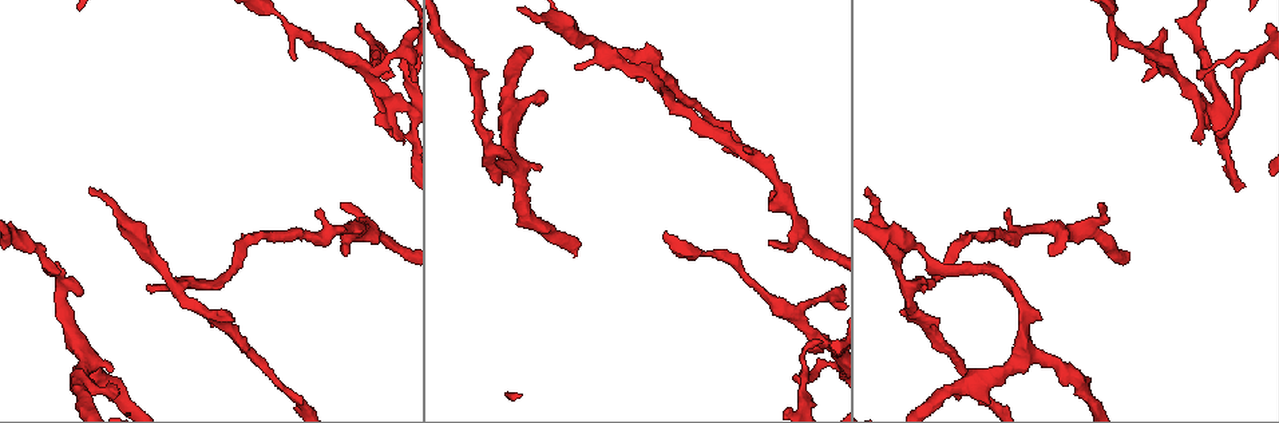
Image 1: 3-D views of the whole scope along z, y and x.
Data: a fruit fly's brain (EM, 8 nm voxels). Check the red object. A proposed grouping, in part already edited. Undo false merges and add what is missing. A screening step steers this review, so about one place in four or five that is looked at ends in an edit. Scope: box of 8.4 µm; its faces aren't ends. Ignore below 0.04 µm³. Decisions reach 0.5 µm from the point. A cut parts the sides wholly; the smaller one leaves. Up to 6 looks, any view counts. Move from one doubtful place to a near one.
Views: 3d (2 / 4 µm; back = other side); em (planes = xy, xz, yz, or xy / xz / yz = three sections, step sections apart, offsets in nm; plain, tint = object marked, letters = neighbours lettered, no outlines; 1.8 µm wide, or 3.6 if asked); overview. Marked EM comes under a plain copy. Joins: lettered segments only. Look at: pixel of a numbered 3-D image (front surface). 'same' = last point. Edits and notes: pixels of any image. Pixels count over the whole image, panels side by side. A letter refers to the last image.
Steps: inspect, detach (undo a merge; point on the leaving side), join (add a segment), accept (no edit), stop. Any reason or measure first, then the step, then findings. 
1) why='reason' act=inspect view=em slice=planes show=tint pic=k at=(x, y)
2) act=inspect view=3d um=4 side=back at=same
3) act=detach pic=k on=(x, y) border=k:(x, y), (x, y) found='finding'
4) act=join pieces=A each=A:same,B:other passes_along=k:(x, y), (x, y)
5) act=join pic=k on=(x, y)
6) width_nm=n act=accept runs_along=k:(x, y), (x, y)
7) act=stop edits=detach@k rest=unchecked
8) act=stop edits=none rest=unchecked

act=inspect view=em slice=planes show=letters pic=1 at=(809, 335)

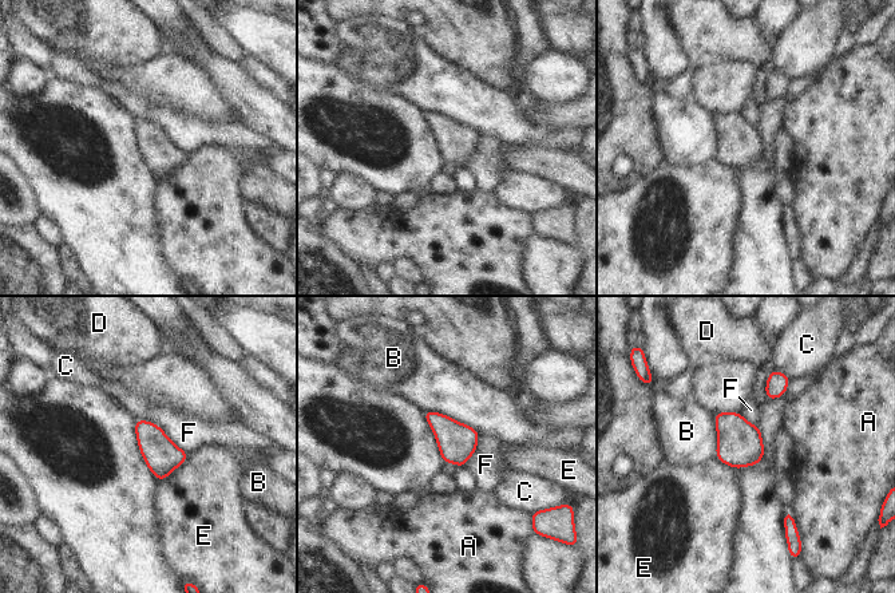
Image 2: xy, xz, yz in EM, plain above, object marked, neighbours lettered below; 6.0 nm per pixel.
act=accept each=A:other,B:other,C:other,D:other,E:other,F:other border=2:(135, 418), (154, 422), (187, 453) found='all the same cell'

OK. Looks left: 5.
why='free end' act=inspect view=em slice=xz step=8 show=letters pic=1 at=(1050, 253)

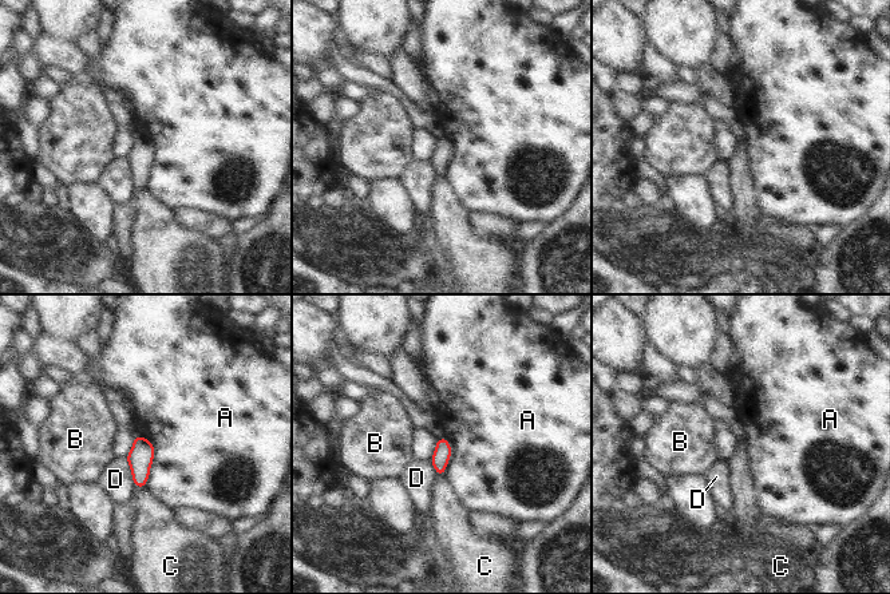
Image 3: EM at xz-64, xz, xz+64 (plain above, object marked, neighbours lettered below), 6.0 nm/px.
why='cut it another way' act=inspect view=em slice=planes show=letters at=same

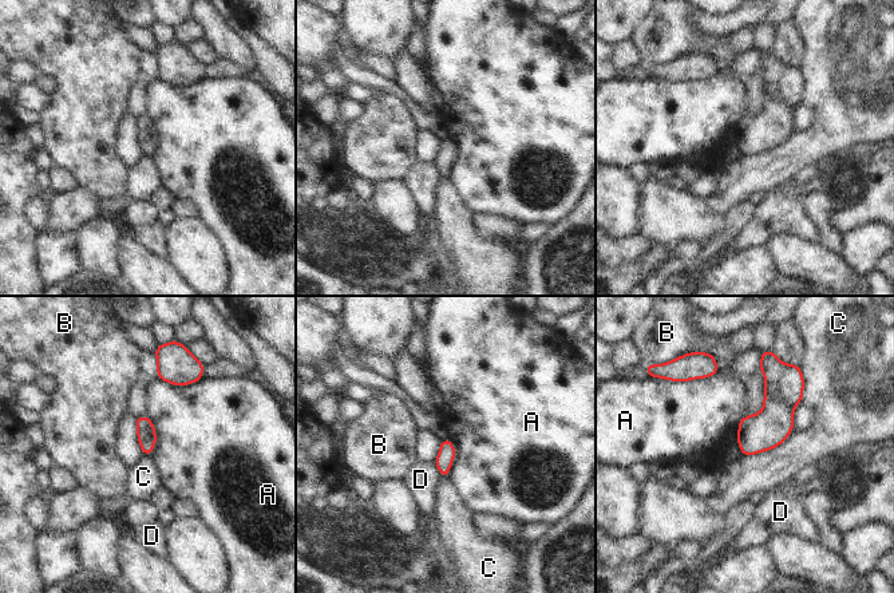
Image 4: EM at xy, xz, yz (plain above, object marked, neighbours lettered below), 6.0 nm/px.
act=accept each=A:other,B:other,C:other,D:other found='no lettered segment goes on from it'

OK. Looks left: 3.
why='arms part here' act=inspect view=em slice=yz step=16 show=tint pic=1 at=(603, 52)

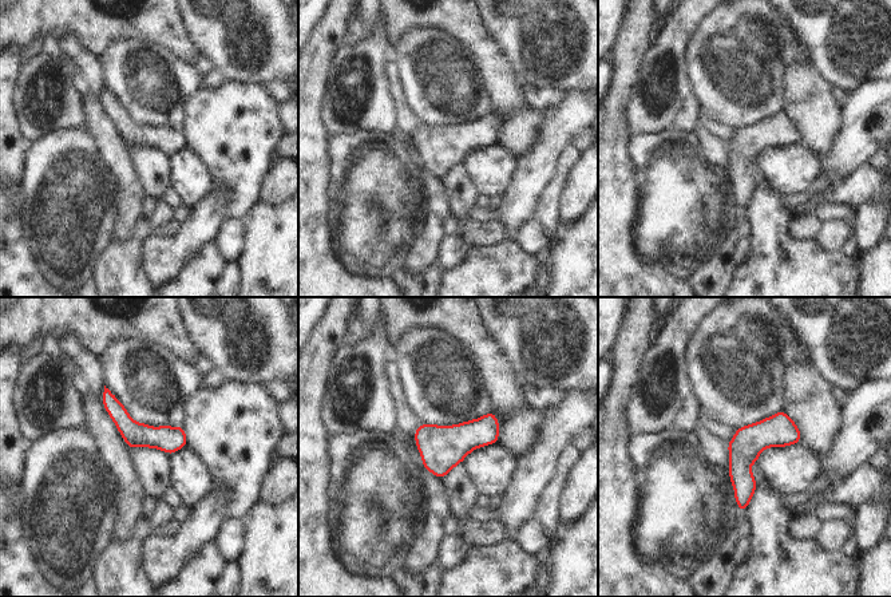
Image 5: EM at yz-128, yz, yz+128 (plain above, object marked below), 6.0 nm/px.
act=inspect view=em slice=planes show=letters at=same

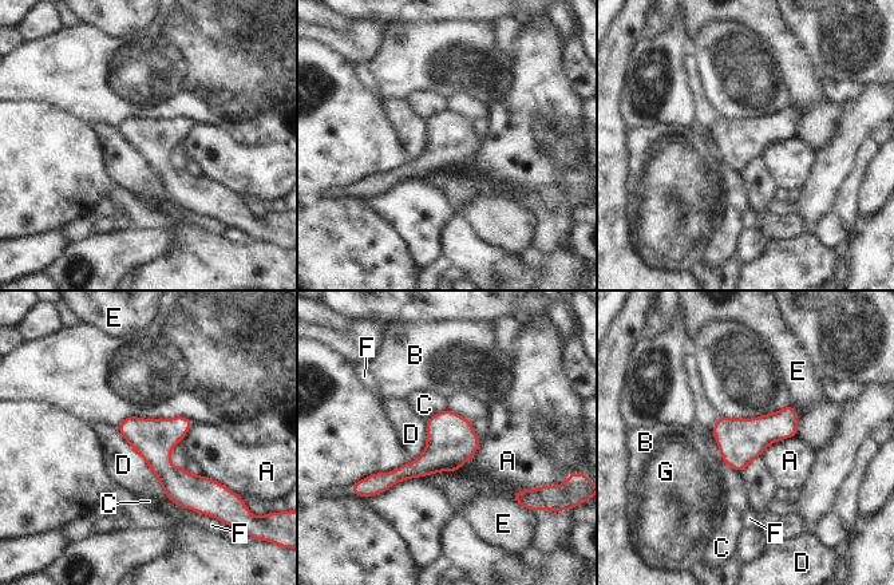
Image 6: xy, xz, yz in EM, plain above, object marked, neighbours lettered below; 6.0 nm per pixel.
act=accept each=A:other,B:other,C:other,D:other,E:other,F:other,G:other found='all the same cell'

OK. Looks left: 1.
act=stop edits=none rest=unchecked

